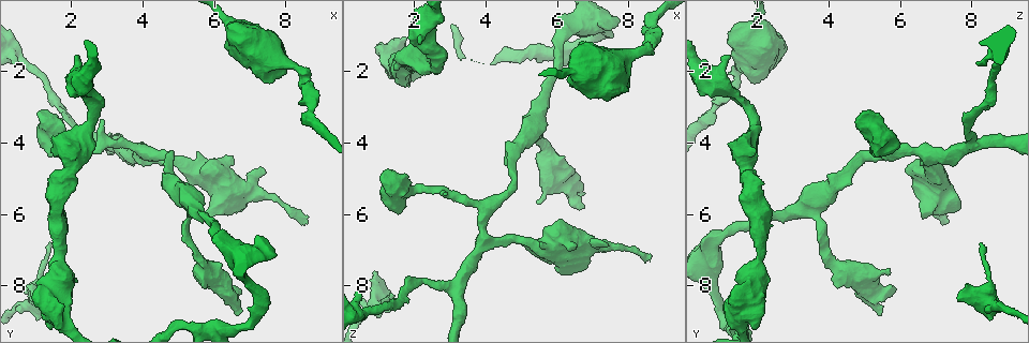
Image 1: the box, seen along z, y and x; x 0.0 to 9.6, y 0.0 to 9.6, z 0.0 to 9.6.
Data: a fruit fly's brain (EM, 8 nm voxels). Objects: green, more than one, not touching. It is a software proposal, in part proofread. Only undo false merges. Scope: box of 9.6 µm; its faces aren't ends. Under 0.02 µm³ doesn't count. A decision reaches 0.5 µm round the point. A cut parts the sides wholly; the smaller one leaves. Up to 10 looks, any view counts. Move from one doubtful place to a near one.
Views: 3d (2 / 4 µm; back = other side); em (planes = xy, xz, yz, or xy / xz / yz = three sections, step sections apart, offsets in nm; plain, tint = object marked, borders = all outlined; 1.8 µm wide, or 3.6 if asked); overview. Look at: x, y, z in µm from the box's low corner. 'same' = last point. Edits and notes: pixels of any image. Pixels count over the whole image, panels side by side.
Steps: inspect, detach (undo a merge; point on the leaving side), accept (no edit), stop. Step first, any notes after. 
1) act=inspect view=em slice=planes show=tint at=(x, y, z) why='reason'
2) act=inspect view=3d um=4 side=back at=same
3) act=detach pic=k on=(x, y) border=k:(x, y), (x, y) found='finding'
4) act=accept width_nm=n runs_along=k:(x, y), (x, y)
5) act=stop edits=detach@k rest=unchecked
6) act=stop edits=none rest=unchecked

act=inspect view=em slice=yz step=8 show=tint at=(6.55, 7.10, 0.75) why='calibre changes'

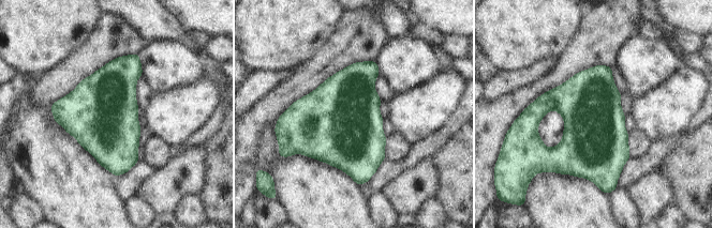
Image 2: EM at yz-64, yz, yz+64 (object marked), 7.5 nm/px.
act=accept found='all the same neuron'

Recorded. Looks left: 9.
act=inspect view=3d um=2 at=(6.40, 8.30, 5.20) why='sharp bend'

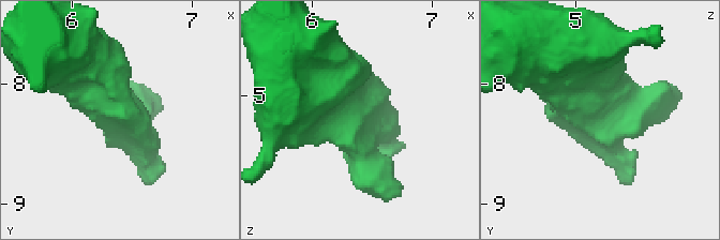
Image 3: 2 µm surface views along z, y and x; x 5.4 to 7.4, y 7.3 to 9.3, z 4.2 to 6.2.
act=inspect view=em slice=planes show=borders at=(6.46, 8.32, 5.28) why='now the EM'

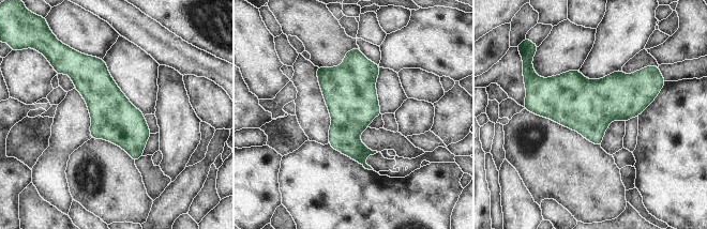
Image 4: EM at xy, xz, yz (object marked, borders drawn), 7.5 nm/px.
act=accept found='one neuron here'

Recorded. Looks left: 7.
act=inspect view=em um=3.6 slice=xz step=16 show=tint at=(6.80, 5.55, 7.00) why='sudden change in width'

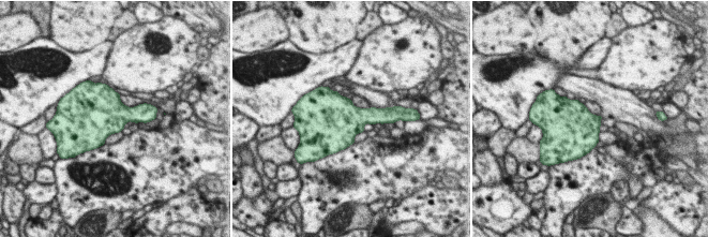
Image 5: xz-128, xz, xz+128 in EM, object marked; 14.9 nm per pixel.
act=inspect view=em um=3.6 slice=yz step=4 show=tint at=same

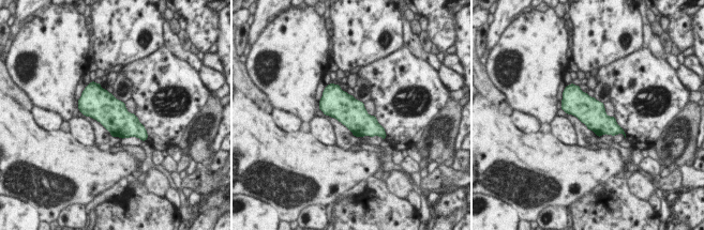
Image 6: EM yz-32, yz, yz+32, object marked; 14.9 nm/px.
act=accept found='continuous, no second neuron'

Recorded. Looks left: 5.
act=inspect view=em slice=planes show=plain at=(4.00, 4.30, 6.75) why='sharp bend'

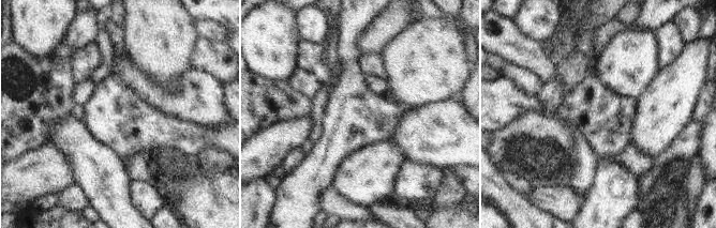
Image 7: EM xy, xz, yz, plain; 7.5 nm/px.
act=inspect view=em slice=planes show=tint at=same

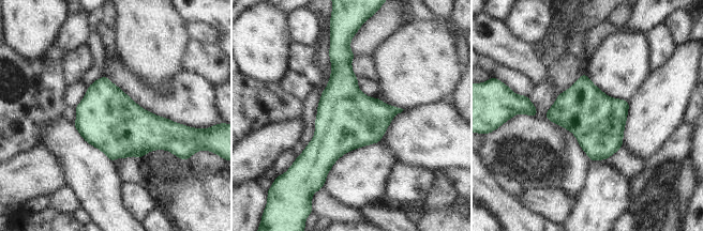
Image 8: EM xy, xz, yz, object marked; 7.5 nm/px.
act=accept found='all the same neuron'

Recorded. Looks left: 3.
act=stop edits=none rest=unchecked

